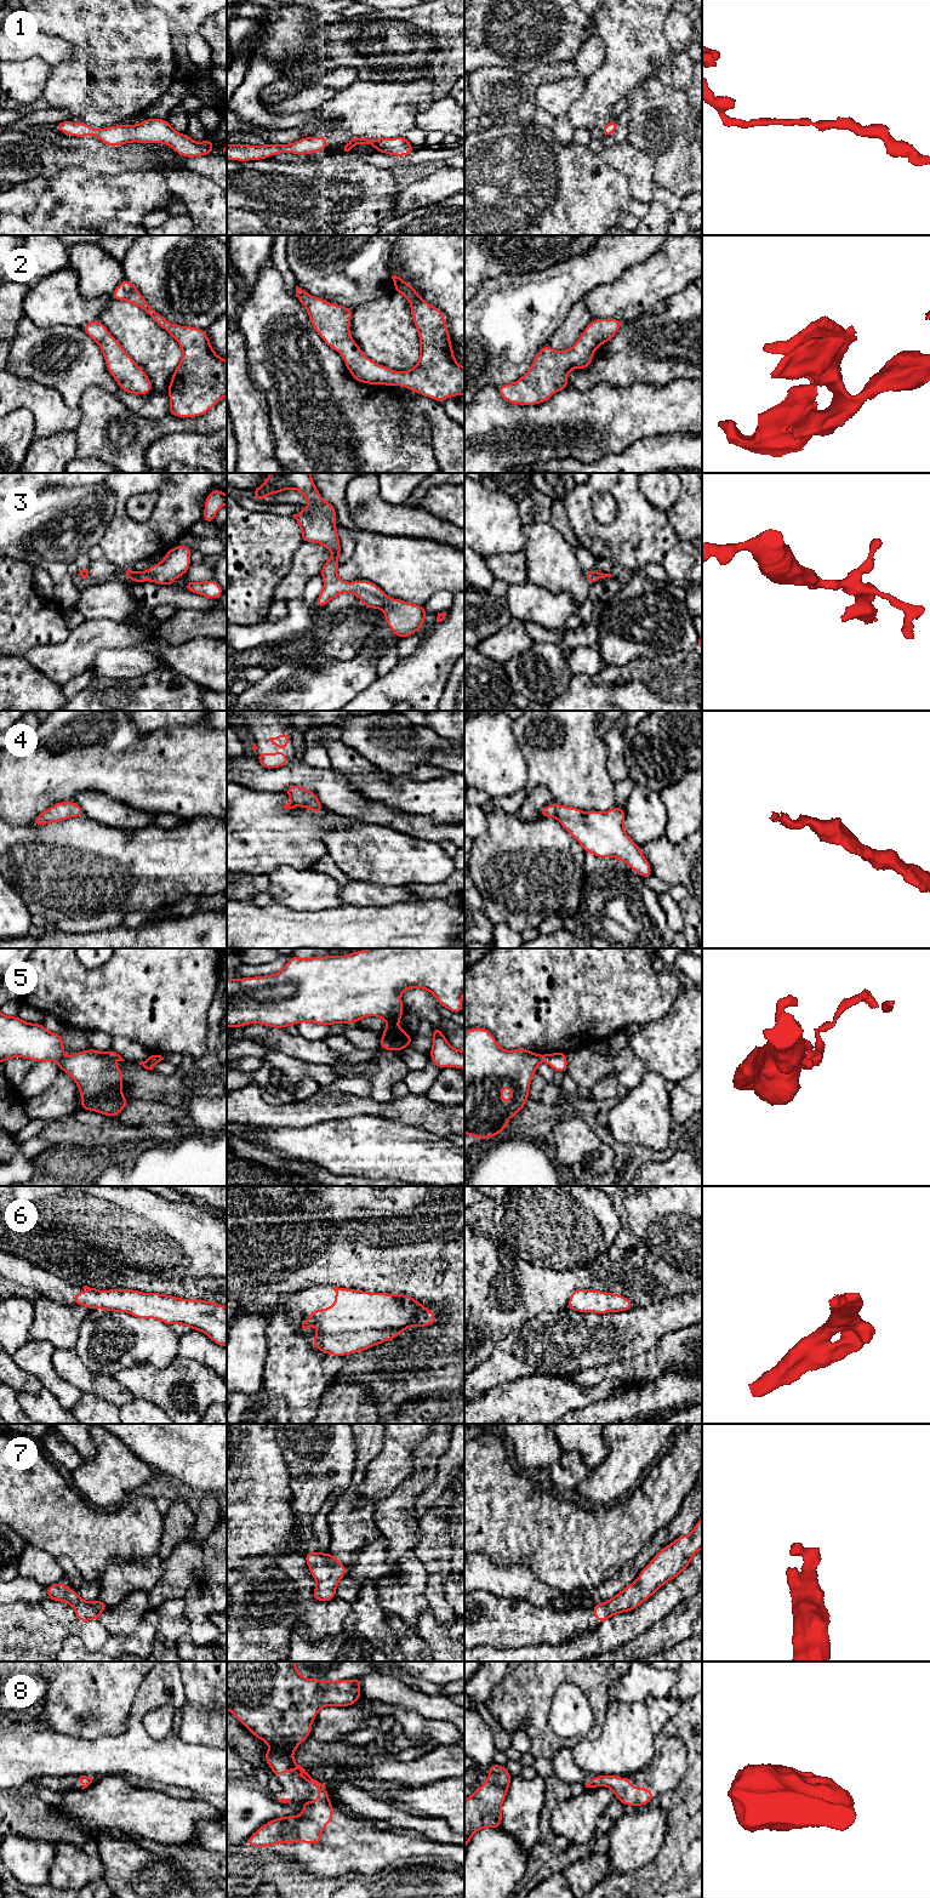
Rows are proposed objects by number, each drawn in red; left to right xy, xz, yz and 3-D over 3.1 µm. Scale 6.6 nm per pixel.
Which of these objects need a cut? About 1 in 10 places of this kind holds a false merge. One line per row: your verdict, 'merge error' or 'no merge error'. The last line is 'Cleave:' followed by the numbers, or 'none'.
1: no merge error
2: no merge error
3: no merge error
4: no merge error
5: merge error
6: no merge error
7: no merge error
8: no merge error
Cleave: 5

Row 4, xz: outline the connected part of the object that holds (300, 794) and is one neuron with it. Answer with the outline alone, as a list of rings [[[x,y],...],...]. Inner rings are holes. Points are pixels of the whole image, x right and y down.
[[[290,786],[284,792],[292,799],[291,803],[283,806],[284,809],[302,806],[315,811],[318,815],[321,814],[324,806],[312,790],[303,786]]]

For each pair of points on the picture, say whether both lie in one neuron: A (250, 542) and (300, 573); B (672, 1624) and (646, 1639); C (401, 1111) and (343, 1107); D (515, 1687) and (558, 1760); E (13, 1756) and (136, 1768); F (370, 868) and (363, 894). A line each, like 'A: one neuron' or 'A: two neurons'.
A: two neurons
B: one neuron
C: one neuron
D: two neurons
E: one neuron
F: two neurons

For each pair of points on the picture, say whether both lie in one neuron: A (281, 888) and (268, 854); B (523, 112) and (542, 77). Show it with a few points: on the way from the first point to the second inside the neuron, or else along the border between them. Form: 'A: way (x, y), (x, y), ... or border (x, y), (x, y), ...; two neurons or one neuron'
A: border (303, 870), (279, 865), (267, 873); two neurons
B: border (528, 74), (535, 87); two neurons

